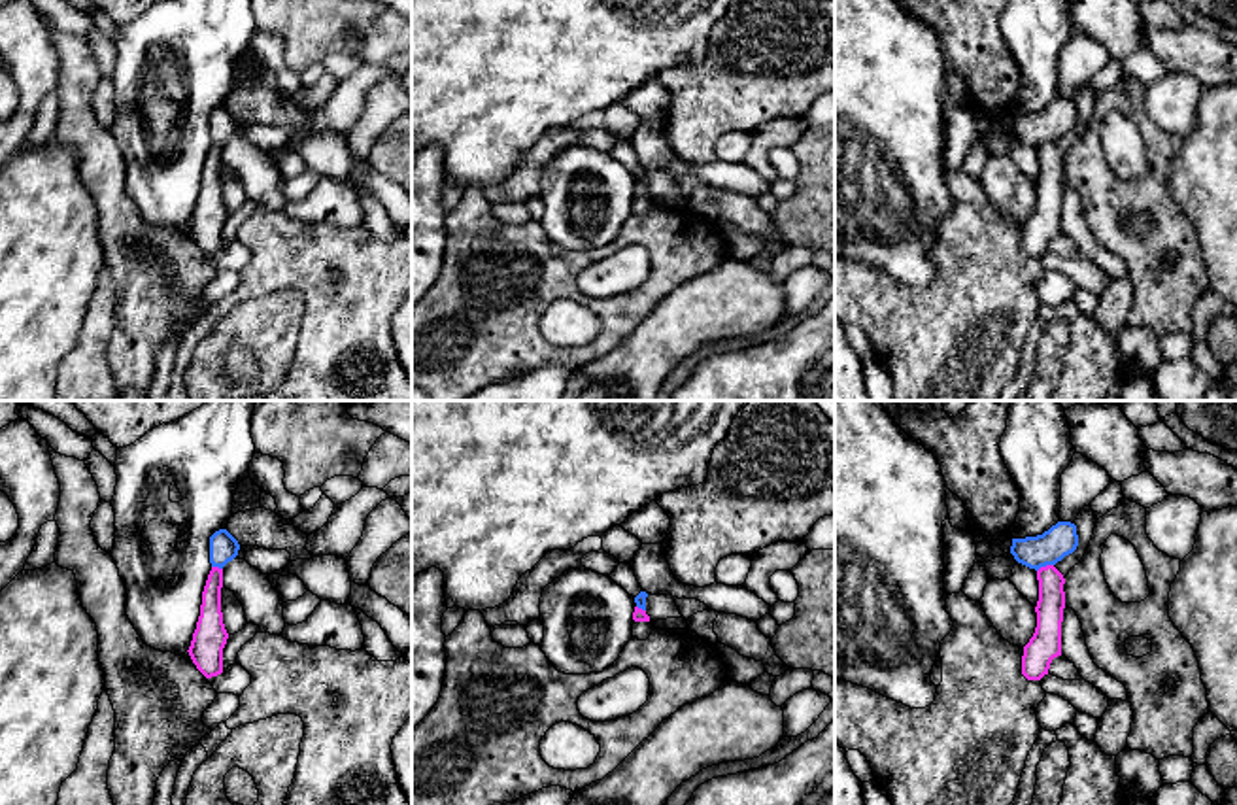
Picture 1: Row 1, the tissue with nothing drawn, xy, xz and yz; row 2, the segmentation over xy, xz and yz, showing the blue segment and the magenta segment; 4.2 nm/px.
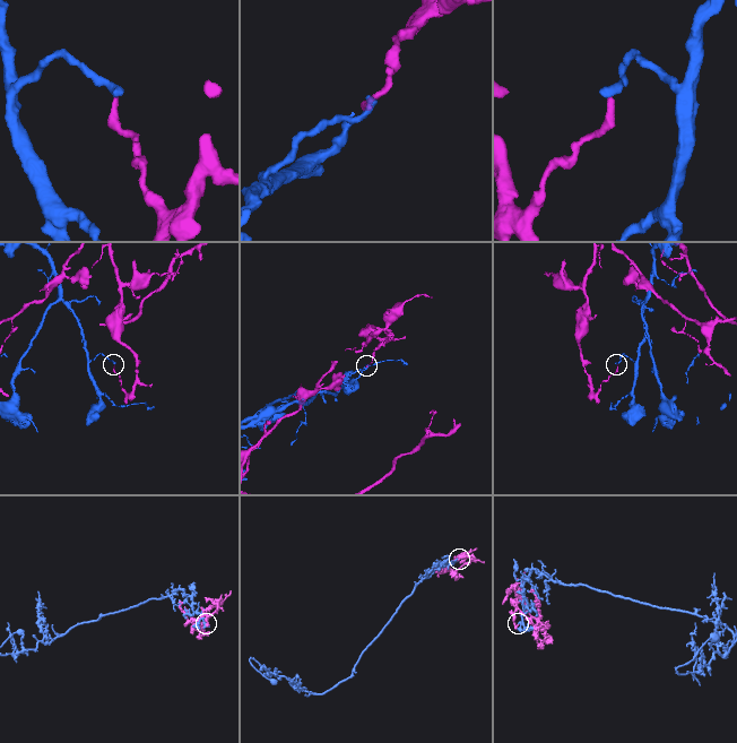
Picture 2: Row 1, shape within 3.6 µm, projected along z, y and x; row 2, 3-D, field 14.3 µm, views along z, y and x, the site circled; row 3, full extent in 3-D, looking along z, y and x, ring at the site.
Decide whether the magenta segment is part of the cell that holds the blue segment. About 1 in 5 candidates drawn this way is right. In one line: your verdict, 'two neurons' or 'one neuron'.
two neurons

